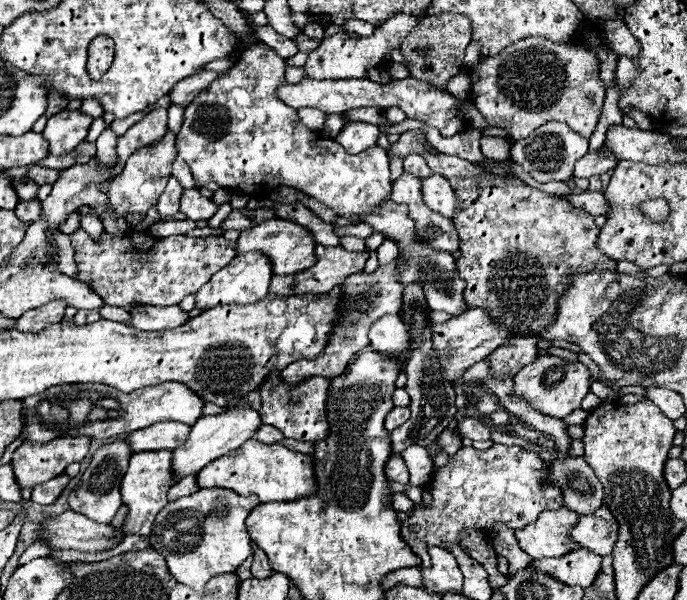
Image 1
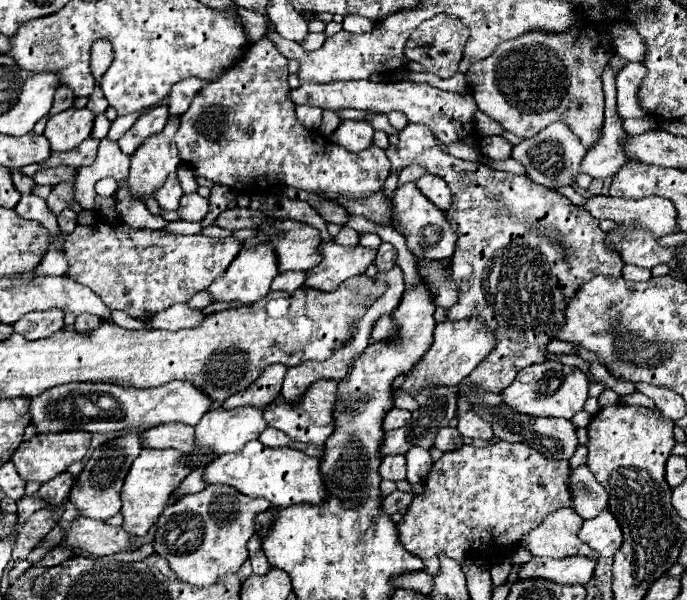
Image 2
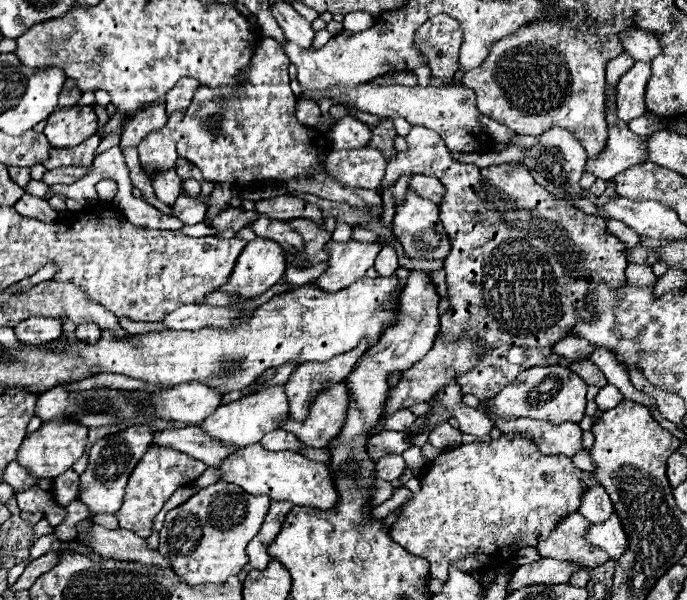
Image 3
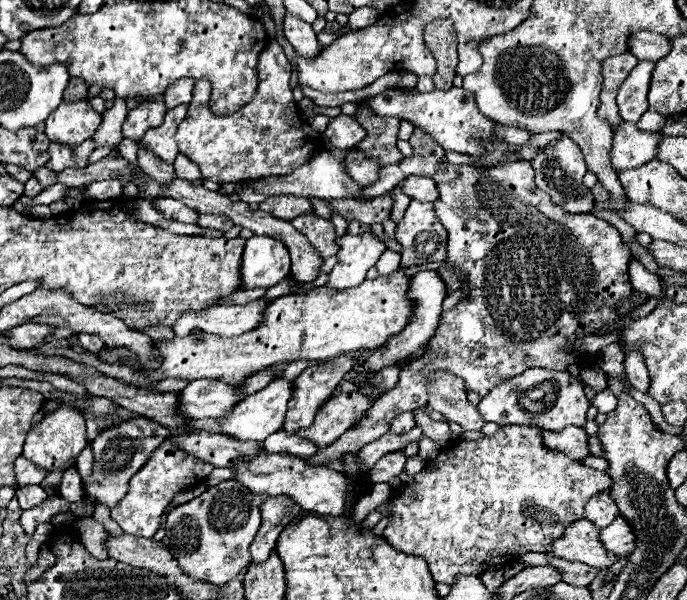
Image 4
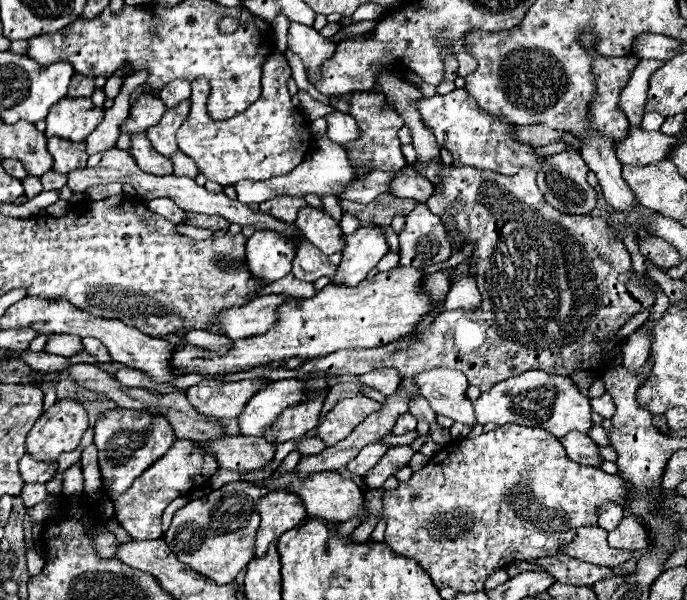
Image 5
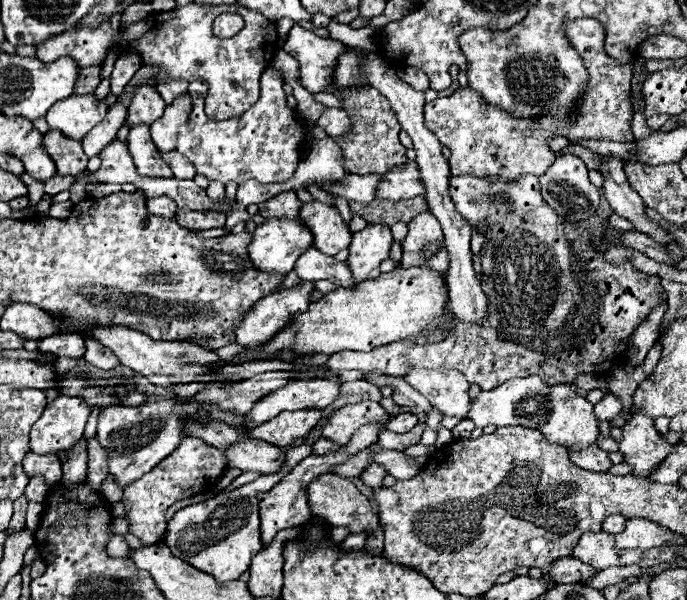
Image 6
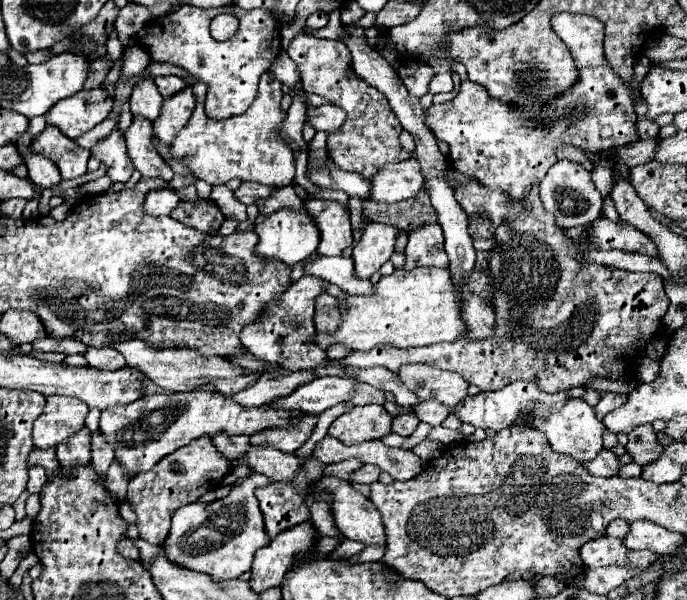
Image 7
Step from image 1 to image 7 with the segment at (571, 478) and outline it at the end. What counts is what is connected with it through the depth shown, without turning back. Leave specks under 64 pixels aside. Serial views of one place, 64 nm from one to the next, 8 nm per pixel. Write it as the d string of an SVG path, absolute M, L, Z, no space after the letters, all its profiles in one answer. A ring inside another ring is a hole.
M614 520L606 528L606 534L608 536L614 536L614 538L624 538L624 536L628 536L628 532L630 532L630 524L626 520Z

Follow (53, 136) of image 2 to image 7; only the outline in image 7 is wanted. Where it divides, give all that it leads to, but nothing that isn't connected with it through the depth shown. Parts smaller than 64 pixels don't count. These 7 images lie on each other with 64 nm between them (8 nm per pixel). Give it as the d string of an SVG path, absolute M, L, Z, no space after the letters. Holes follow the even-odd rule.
M104 88L82 90L54 104L54 108L50 108L50 112L46 114L46 122L60 128L64 136L78 138L98 126L104 118L108 118L112 104L114 100Z

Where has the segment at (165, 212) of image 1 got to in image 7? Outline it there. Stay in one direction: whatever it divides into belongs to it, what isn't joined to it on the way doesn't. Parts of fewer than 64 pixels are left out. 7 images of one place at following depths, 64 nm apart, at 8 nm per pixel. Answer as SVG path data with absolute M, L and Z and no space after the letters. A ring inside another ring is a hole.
M134 116L130 128L124 134L128 144L128 156L132 158L136 170L140 170L142 176L148 176L148 178L162 176L164 180L172 180L174 172L172 168L166 166L166 162L160 158L160 154L152 146L150 134L152 134L152 122L142 116Z

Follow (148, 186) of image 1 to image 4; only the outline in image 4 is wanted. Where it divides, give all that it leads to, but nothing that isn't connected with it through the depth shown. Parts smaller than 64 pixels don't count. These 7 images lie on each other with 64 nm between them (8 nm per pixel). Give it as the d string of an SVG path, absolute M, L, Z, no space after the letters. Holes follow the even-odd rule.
M180 104L178 108L168 110L162 126L158 126L142 136L142 144L146 148L150 148L154 154L158 154L158 158L166 160L168 164L172 164L176 154L178 154L174 134L176 134L178 124L186 118L186 110L188 110L188 104Z

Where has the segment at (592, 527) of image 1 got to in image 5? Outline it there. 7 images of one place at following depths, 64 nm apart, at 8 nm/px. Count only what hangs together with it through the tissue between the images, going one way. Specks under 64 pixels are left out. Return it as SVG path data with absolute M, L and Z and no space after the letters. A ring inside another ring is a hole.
M626 516L620 528L608 532L608 544L620 550L640 550L650 546L650 534L644 524L638 524L638 518Z

